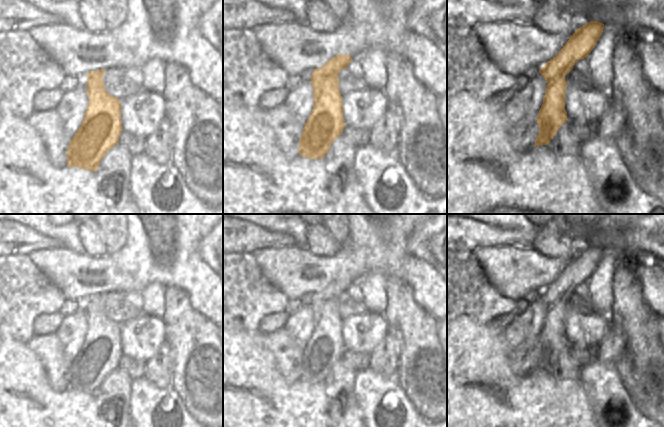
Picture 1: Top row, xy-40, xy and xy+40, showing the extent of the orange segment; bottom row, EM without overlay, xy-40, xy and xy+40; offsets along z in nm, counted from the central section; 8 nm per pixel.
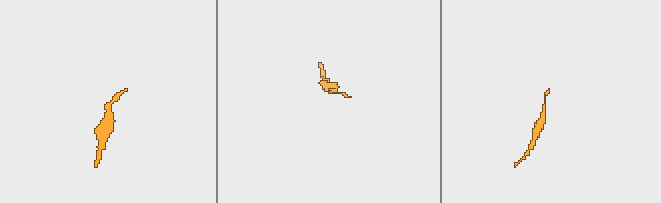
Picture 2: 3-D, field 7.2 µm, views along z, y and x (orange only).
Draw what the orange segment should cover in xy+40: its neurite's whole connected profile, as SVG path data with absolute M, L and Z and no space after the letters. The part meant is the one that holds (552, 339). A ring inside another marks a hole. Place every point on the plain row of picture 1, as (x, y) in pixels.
M590 245L578 252L569 261L563 272L539 293L539 297L547 306L547 312L536 343L539 358L534 371L547 369L559 352L567 346L565 314L568 309L565 300L580 283L586 282L591 277L604 250L598 245Z

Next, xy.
M337 278L322 291L313 293L313 334L305 347L299 364L299 379L308 383L322 383L331 368L345 351L343 326L339 314L338 298L353 283Z

